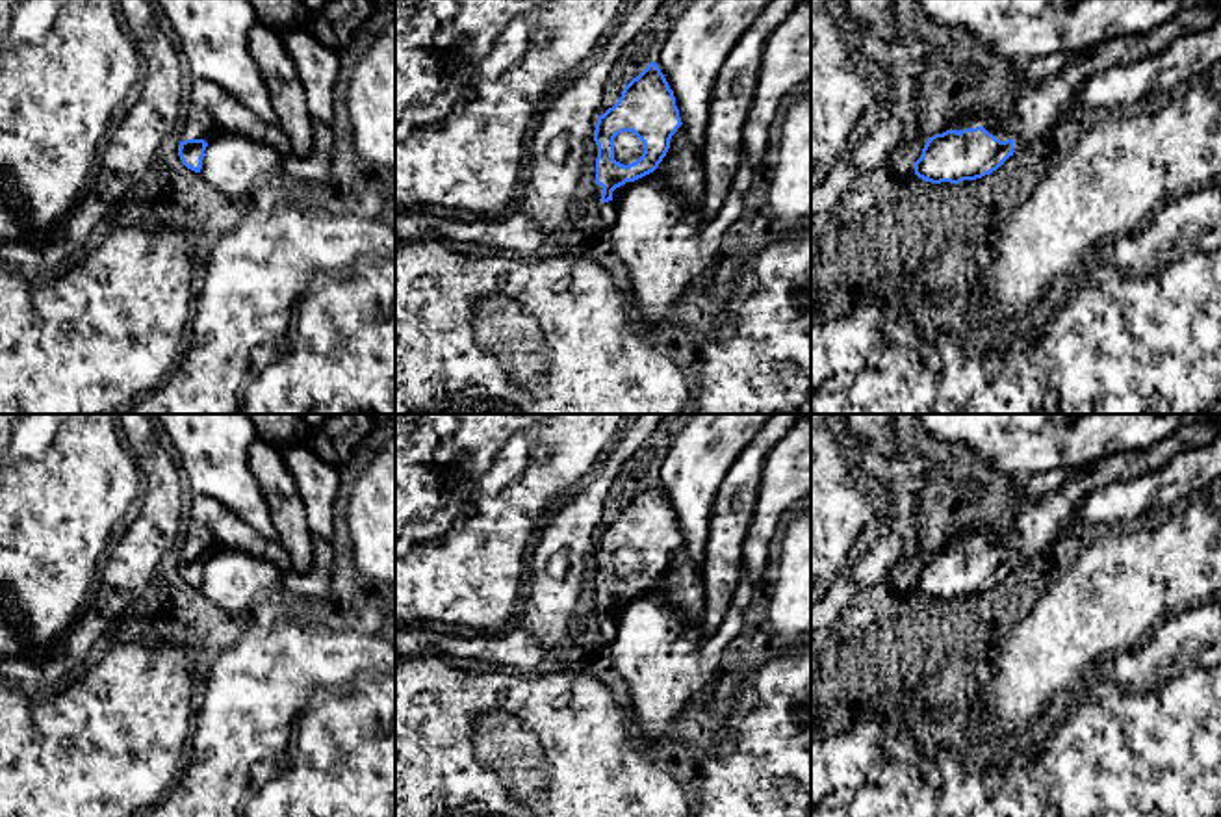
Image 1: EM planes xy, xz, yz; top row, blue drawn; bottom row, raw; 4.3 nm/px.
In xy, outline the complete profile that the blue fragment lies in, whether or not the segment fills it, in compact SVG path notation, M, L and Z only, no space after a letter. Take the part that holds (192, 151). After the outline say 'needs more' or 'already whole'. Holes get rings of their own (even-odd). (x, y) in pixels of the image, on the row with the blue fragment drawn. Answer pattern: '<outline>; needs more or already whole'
M195 78L178 145L182 163L200 173L208 143L223 132L262 141L284 158L293 154L291 143L278 124L262 121L217 84Z; needs more

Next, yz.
M1184 6L1175 19L1147 33L1034 59L1019 78L1011 104L996 110L987 126L950 128L928 137L915 162L915 175L932 184L959 184L991 175L1032 139L1050 137L1061 110L1086 82L1152 58L1176 39L1210 28L1219 17L1219 7Z; needs more

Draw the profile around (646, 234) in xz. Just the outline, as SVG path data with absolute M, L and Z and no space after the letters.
M742 158L720 210L698 228L690 227L683 195L664 180L659 167L623 189L616 219L607 230L603 245L629 271L629 297L644 331L655 336L662 334L688 284L720 258L720 245L742 214L742 201L753 173L755 169Z

